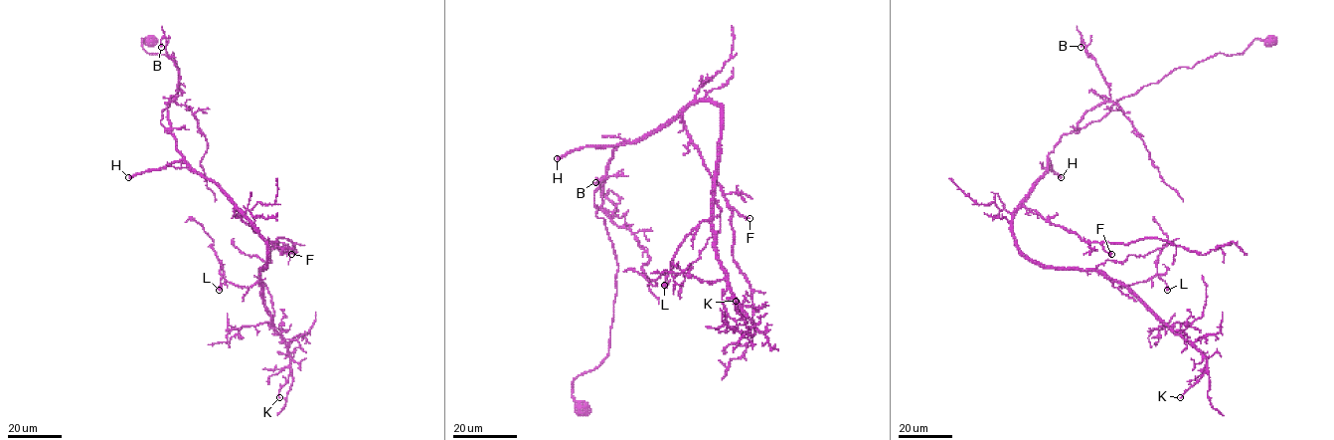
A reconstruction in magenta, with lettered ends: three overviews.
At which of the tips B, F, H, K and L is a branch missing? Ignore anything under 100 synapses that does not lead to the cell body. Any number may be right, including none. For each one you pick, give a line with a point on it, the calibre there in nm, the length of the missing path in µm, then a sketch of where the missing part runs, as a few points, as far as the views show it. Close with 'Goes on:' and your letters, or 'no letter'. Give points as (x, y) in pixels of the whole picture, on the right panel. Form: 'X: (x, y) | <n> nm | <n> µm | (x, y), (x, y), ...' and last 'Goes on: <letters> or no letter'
H: (1061, 177) | 500 nm | 200 µm | (1061, 177), (1119, 224), (1190, 245), (1205, 284), (1168, 304), (1187, 314), (1193, 334), (1191, 375)
Goes on: H

